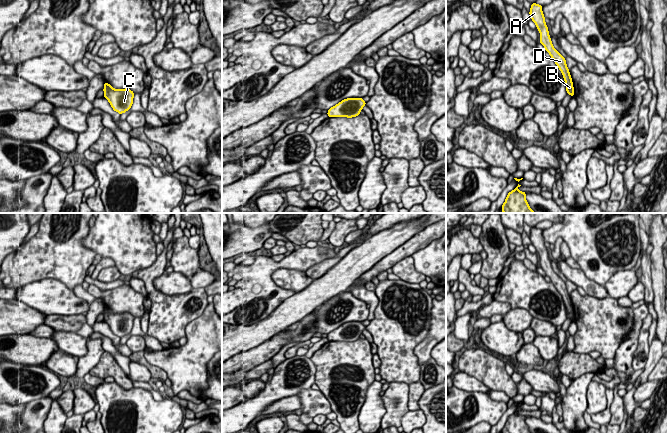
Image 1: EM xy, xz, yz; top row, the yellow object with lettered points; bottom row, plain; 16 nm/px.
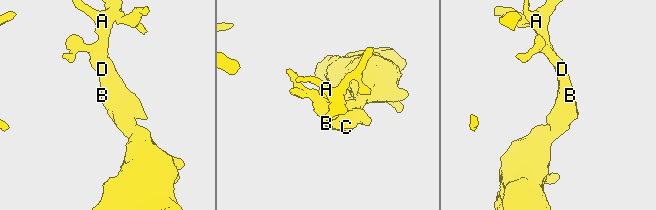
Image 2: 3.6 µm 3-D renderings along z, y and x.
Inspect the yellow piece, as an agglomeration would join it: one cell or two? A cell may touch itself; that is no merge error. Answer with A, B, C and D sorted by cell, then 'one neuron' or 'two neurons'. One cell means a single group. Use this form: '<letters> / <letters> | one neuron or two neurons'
A B C D | one neuron

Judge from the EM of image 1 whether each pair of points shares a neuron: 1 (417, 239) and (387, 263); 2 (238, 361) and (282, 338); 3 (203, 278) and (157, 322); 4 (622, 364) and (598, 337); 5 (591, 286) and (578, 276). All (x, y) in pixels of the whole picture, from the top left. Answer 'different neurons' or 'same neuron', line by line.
1: same neuron
2: same neuron
3: different neurons
4: different neurons
5: same neuron

